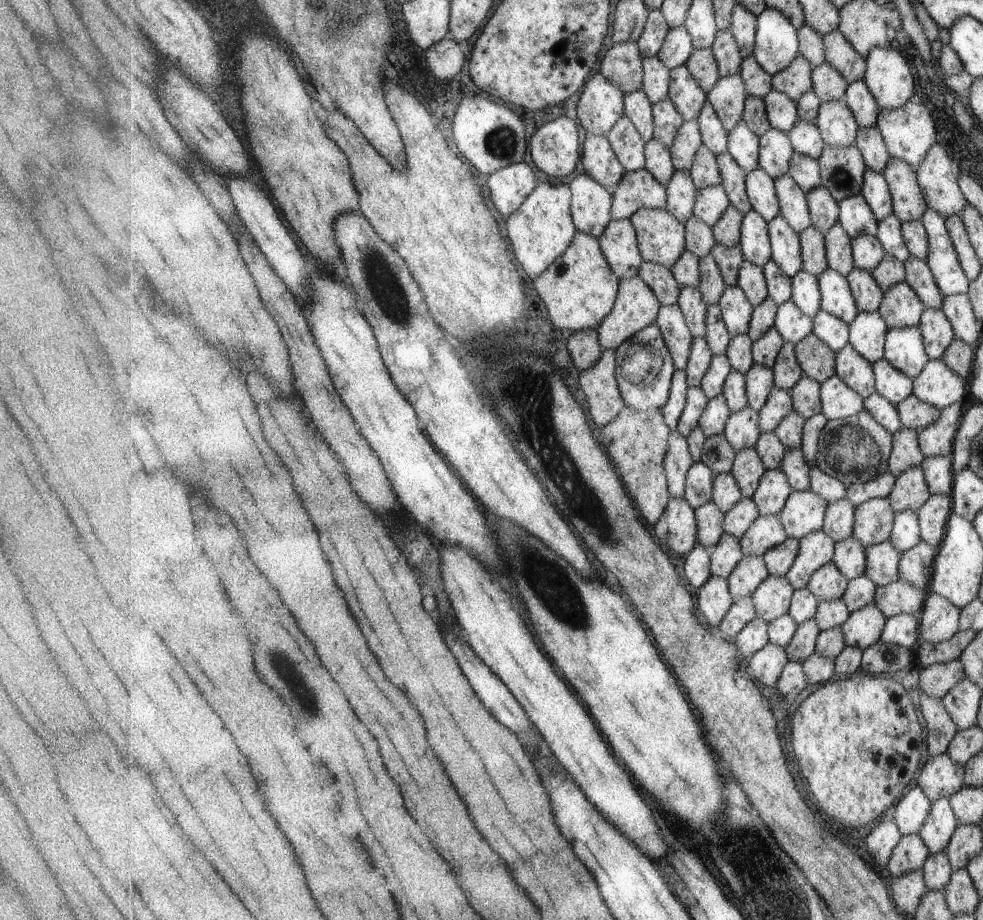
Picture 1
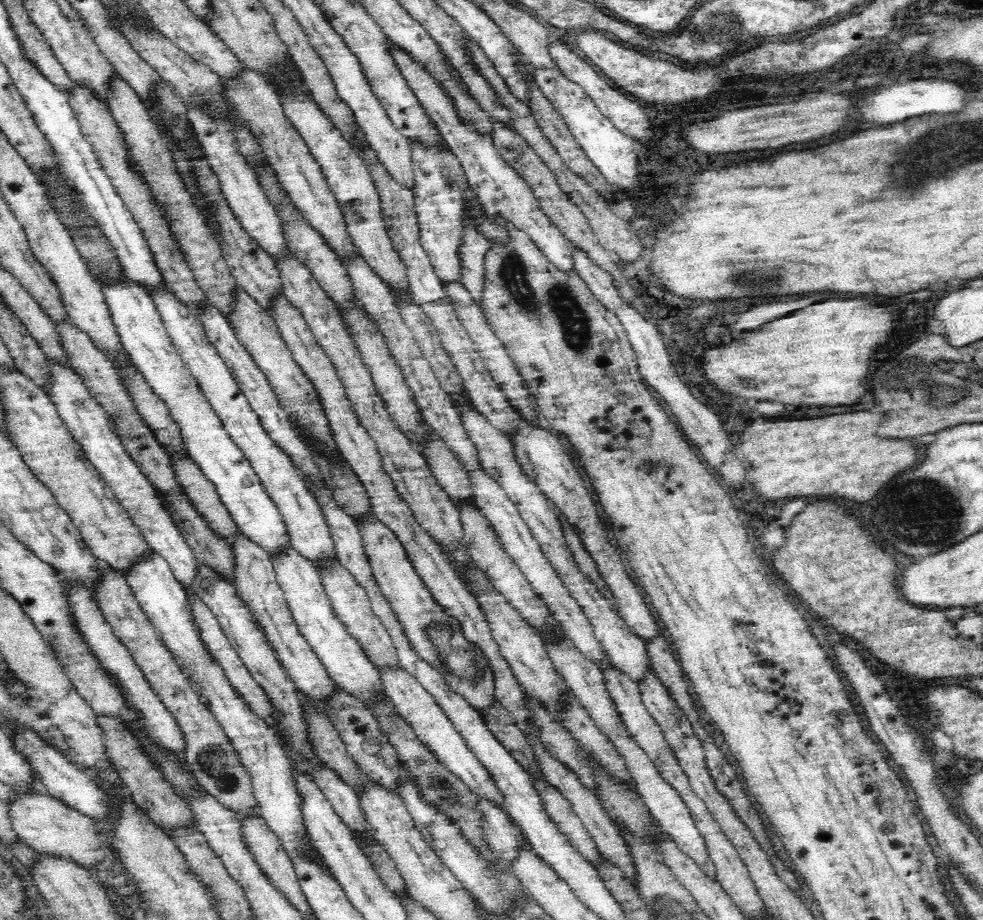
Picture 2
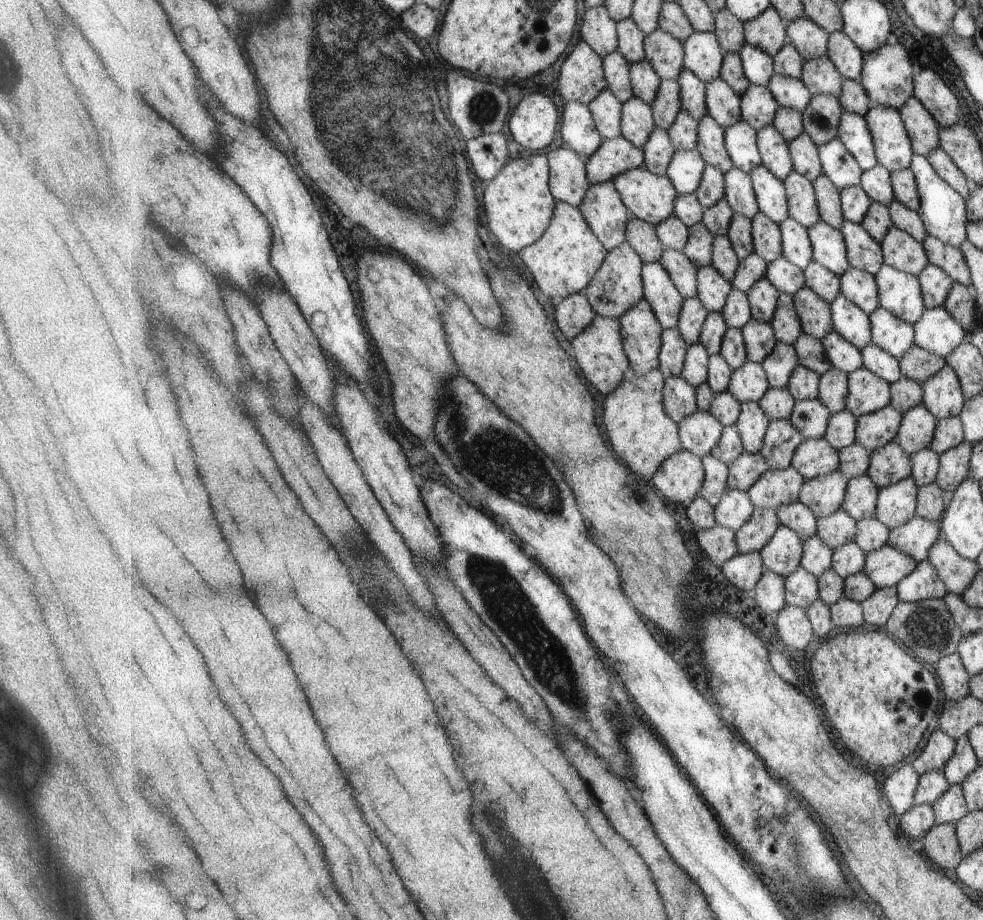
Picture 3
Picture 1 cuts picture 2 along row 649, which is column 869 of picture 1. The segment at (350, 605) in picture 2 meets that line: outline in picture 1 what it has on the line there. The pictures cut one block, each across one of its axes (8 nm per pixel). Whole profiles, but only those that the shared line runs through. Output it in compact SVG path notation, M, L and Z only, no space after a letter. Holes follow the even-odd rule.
M848 344L836 354L836 375L864 399L877 393L874 364Z

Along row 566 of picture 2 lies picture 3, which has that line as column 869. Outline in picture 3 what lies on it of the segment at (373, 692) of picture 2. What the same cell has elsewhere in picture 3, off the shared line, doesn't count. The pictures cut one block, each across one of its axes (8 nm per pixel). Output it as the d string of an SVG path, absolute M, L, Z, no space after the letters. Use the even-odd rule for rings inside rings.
M849 266L840 277L842 294L871 315L880 306L875 275L865 270Z

